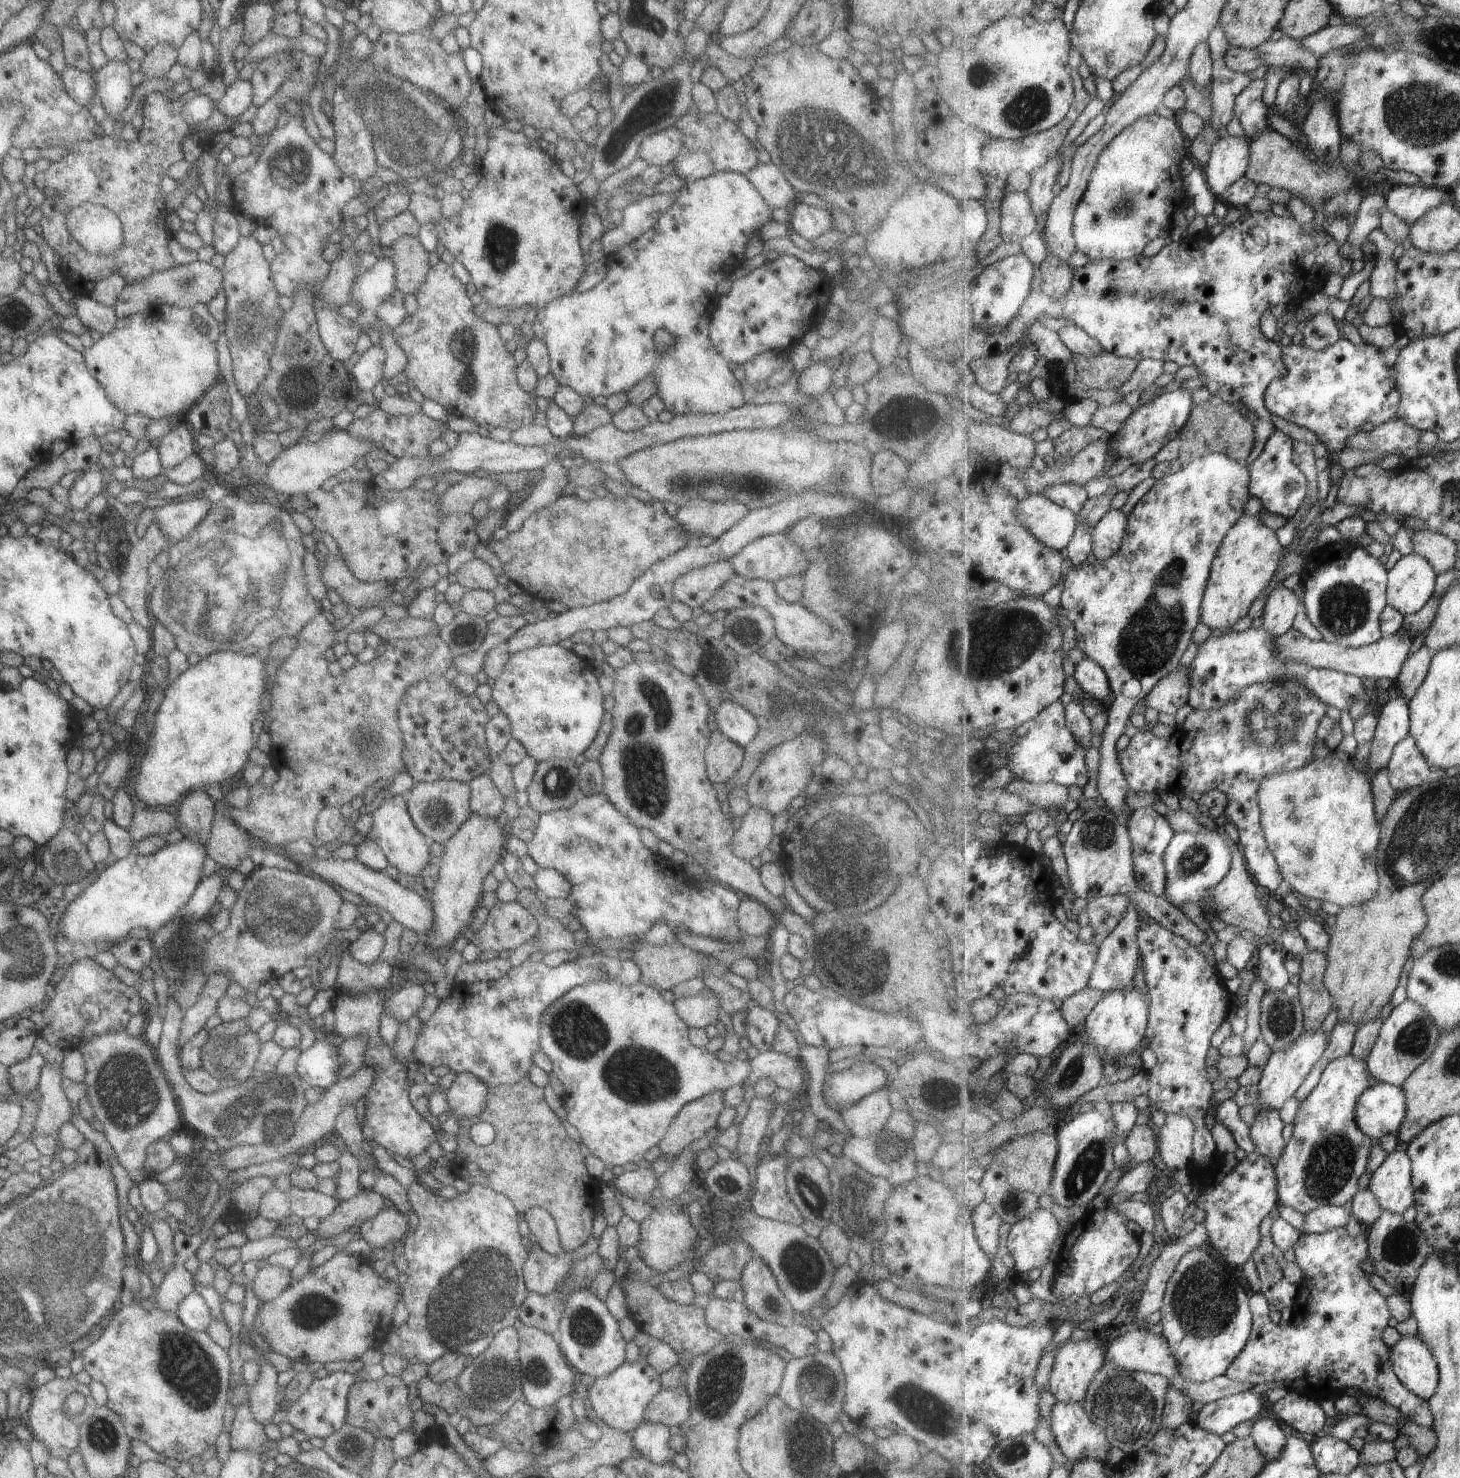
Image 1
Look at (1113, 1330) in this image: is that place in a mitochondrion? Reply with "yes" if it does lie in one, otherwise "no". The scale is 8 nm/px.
no

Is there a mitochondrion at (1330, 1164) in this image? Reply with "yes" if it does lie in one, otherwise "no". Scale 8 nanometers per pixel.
yes

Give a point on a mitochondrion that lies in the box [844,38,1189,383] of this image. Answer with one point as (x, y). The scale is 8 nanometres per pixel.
(1033, 106)

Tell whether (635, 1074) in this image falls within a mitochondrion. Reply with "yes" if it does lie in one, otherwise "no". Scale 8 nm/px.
yes

